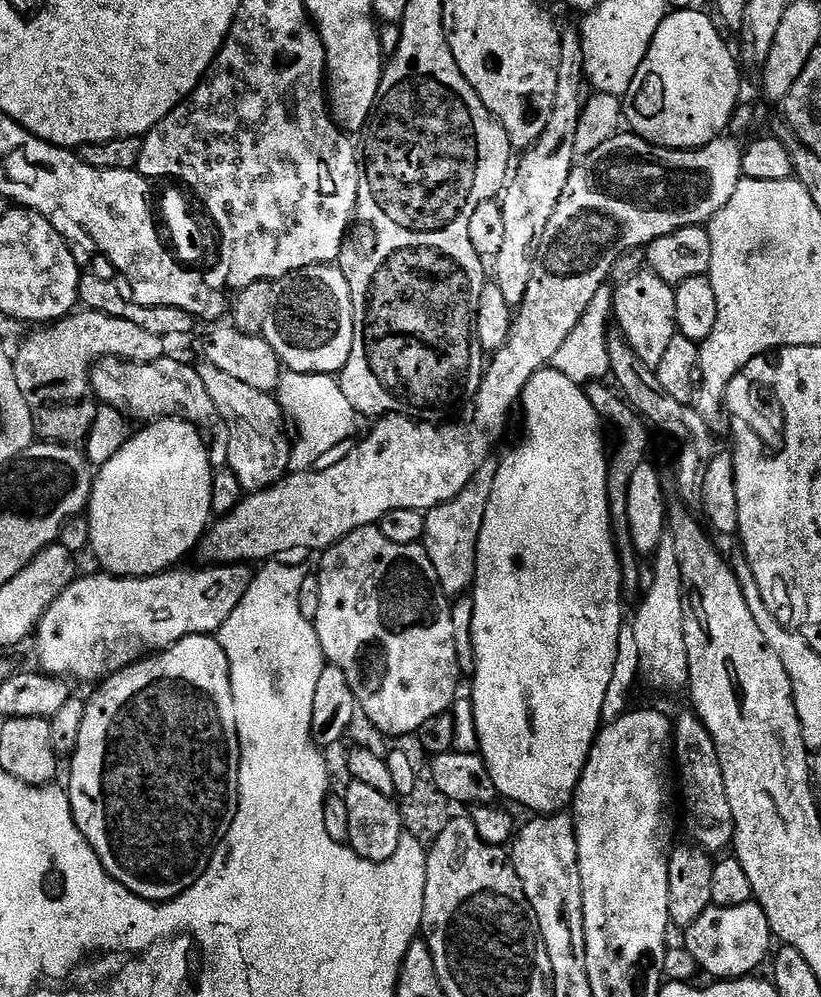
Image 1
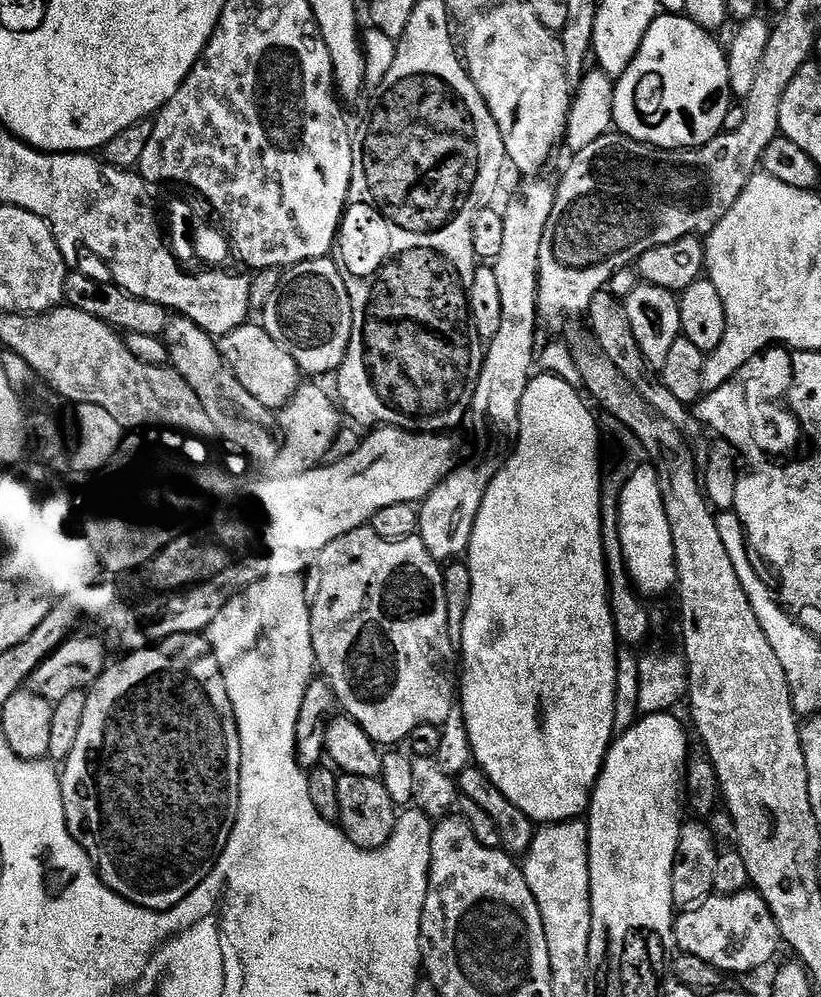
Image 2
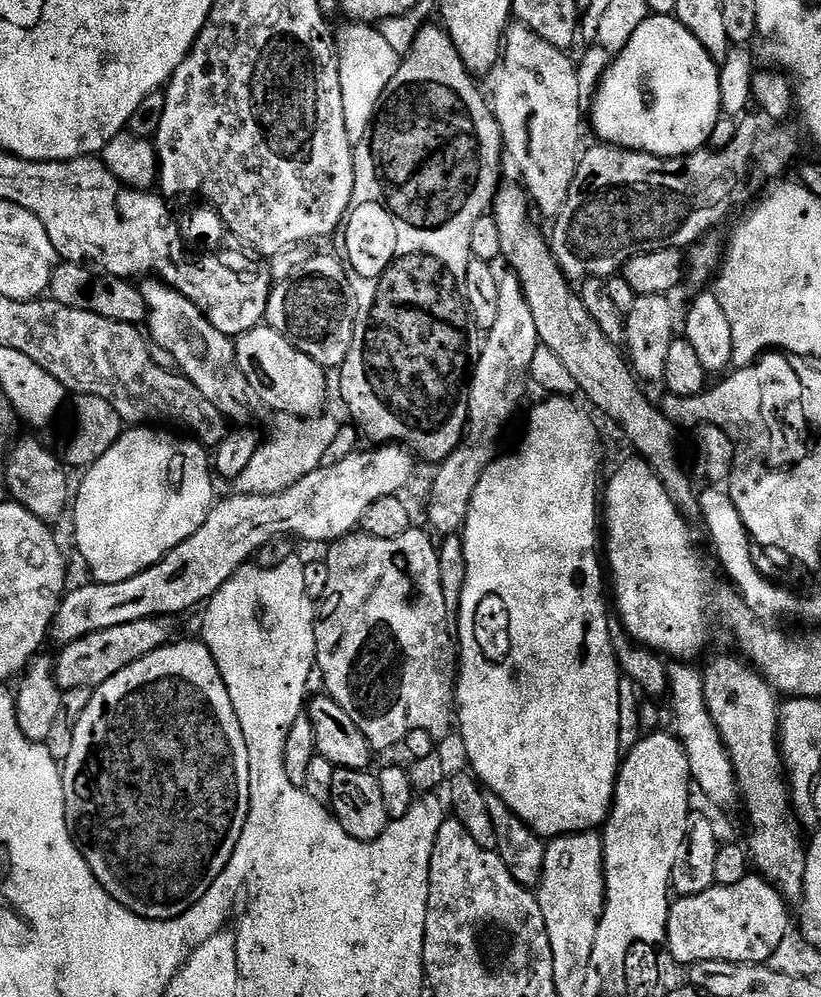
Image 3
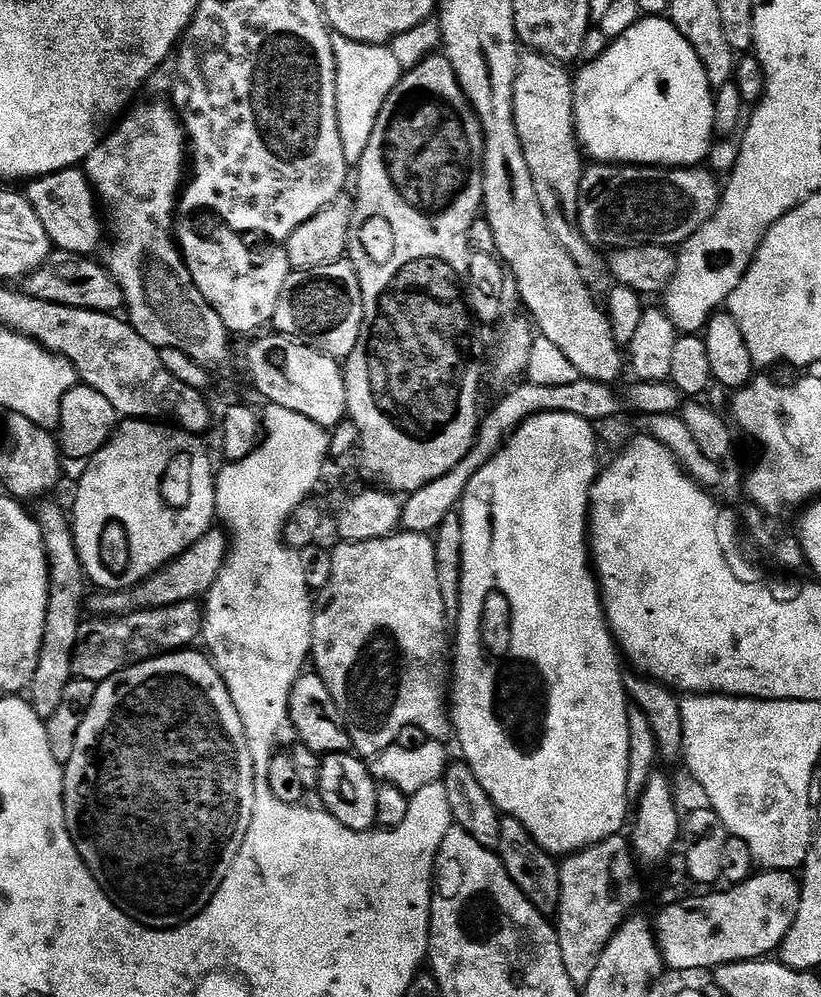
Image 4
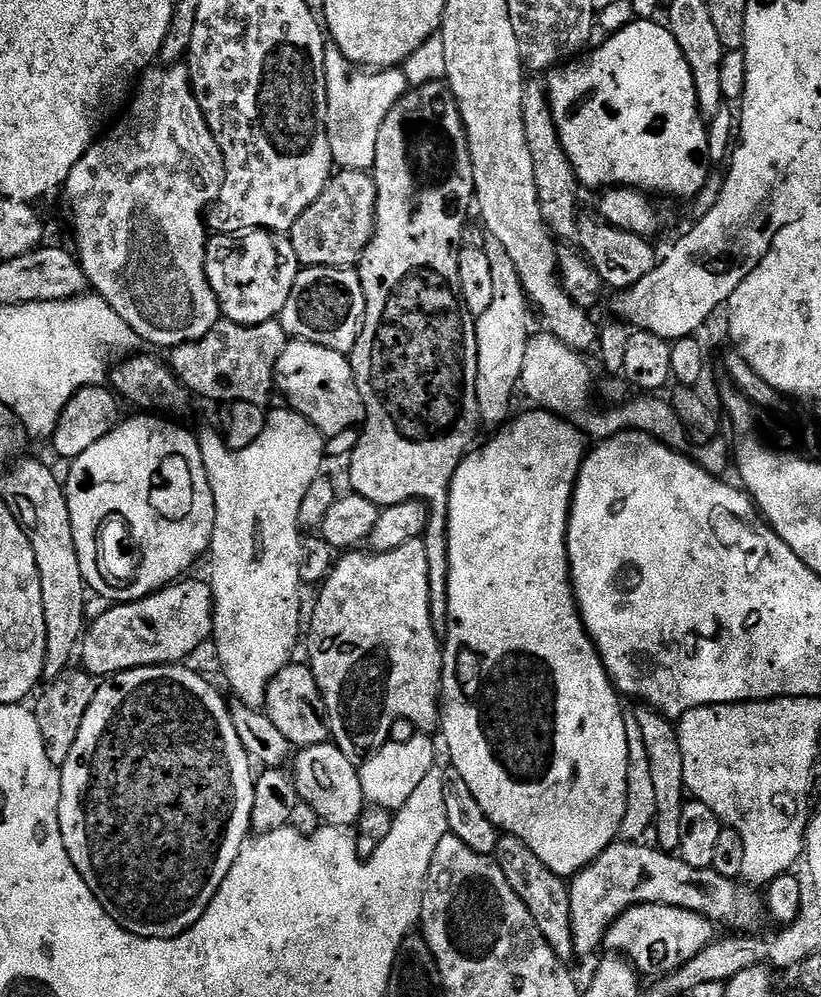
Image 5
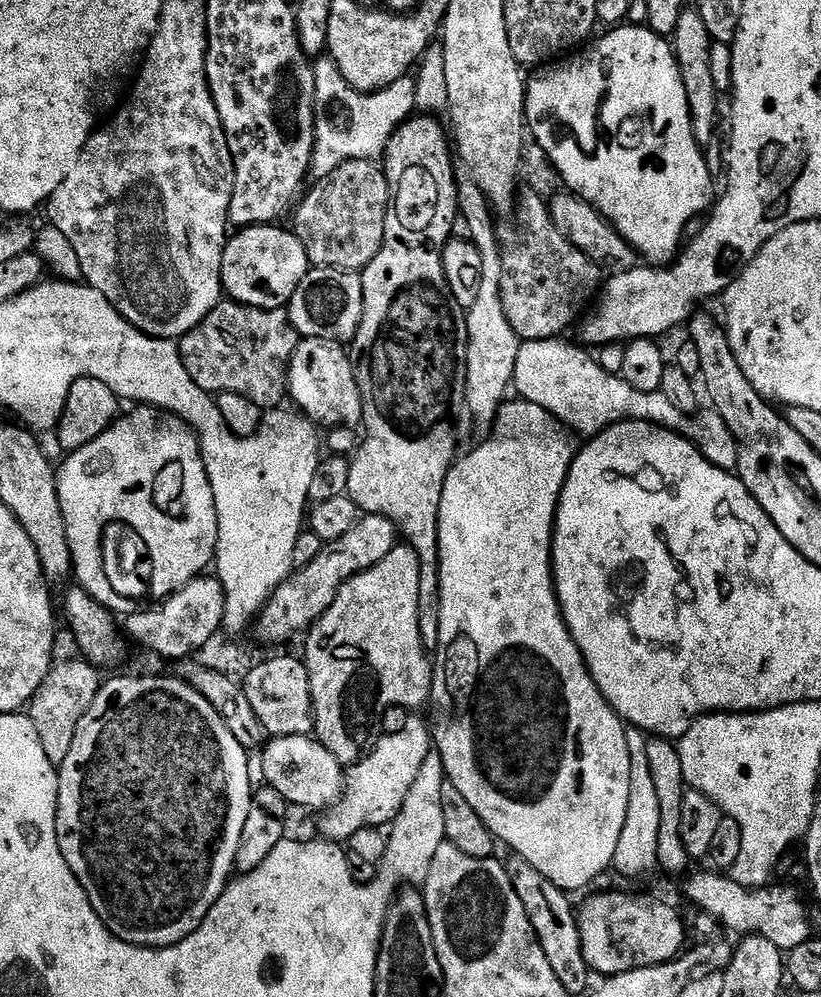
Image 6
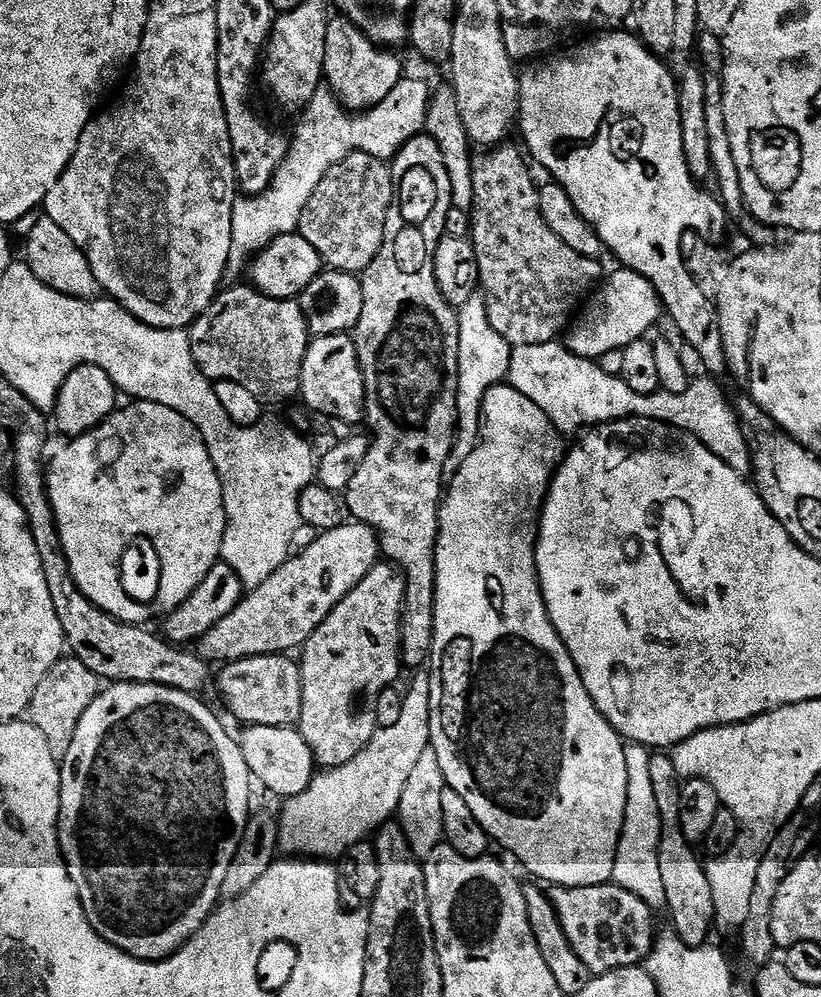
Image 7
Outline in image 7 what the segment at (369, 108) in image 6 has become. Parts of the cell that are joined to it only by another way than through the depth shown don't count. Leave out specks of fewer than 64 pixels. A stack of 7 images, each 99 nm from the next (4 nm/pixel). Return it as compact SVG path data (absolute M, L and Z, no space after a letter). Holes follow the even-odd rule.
M401 78L398 86L394 86L394 90L390 90L390 94L378 102L378 106L359 114L343 108L327 87L322 86L316 91L314 98L310 98L308 105L299 113L300 125L296 133L291 133L288 153L282 166L278 166L270 186L262 194L241 195L234 202L227 271L229 277L238 275L243 268L245 271L253 257L270 246L270 242L297 231L310 196L336 163L355 152L365 152L382 161L391 161L400 153L400 148L410 142L410 138L424 132L430 87L424 80L408 79Z

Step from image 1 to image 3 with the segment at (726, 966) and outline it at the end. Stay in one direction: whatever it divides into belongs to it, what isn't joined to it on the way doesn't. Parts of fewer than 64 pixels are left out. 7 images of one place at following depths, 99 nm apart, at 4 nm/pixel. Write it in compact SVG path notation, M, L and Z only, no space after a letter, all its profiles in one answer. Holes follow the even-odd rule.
M750 874L734 886L715 884L702 894L681 896L671 901L668 910L667 949L677 965L689 966L698 962L721 960L728 963L767 965L778 944L790 931L788 925L789 901L771 882L759 874Z

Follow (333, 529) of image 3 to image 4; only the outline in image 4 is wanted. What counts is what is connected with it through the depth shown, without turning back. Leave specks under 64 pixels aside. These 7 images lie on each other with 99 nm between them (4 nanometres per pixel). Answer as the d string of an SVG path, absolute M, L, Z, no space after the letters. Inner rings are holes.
M209 530L197 544L192 545L180 556L176 557L167 568L155 572L153 576L137 584L127 592L101 591L87 601L89 613L100 618L114 616L129 616L132 612L139 612L145 608L168 608L172 604L187 604L203 597L214 586L218 574L224 565L224 558L228 555L230 540L223 531ZM200 596L200 597L196 597Z

